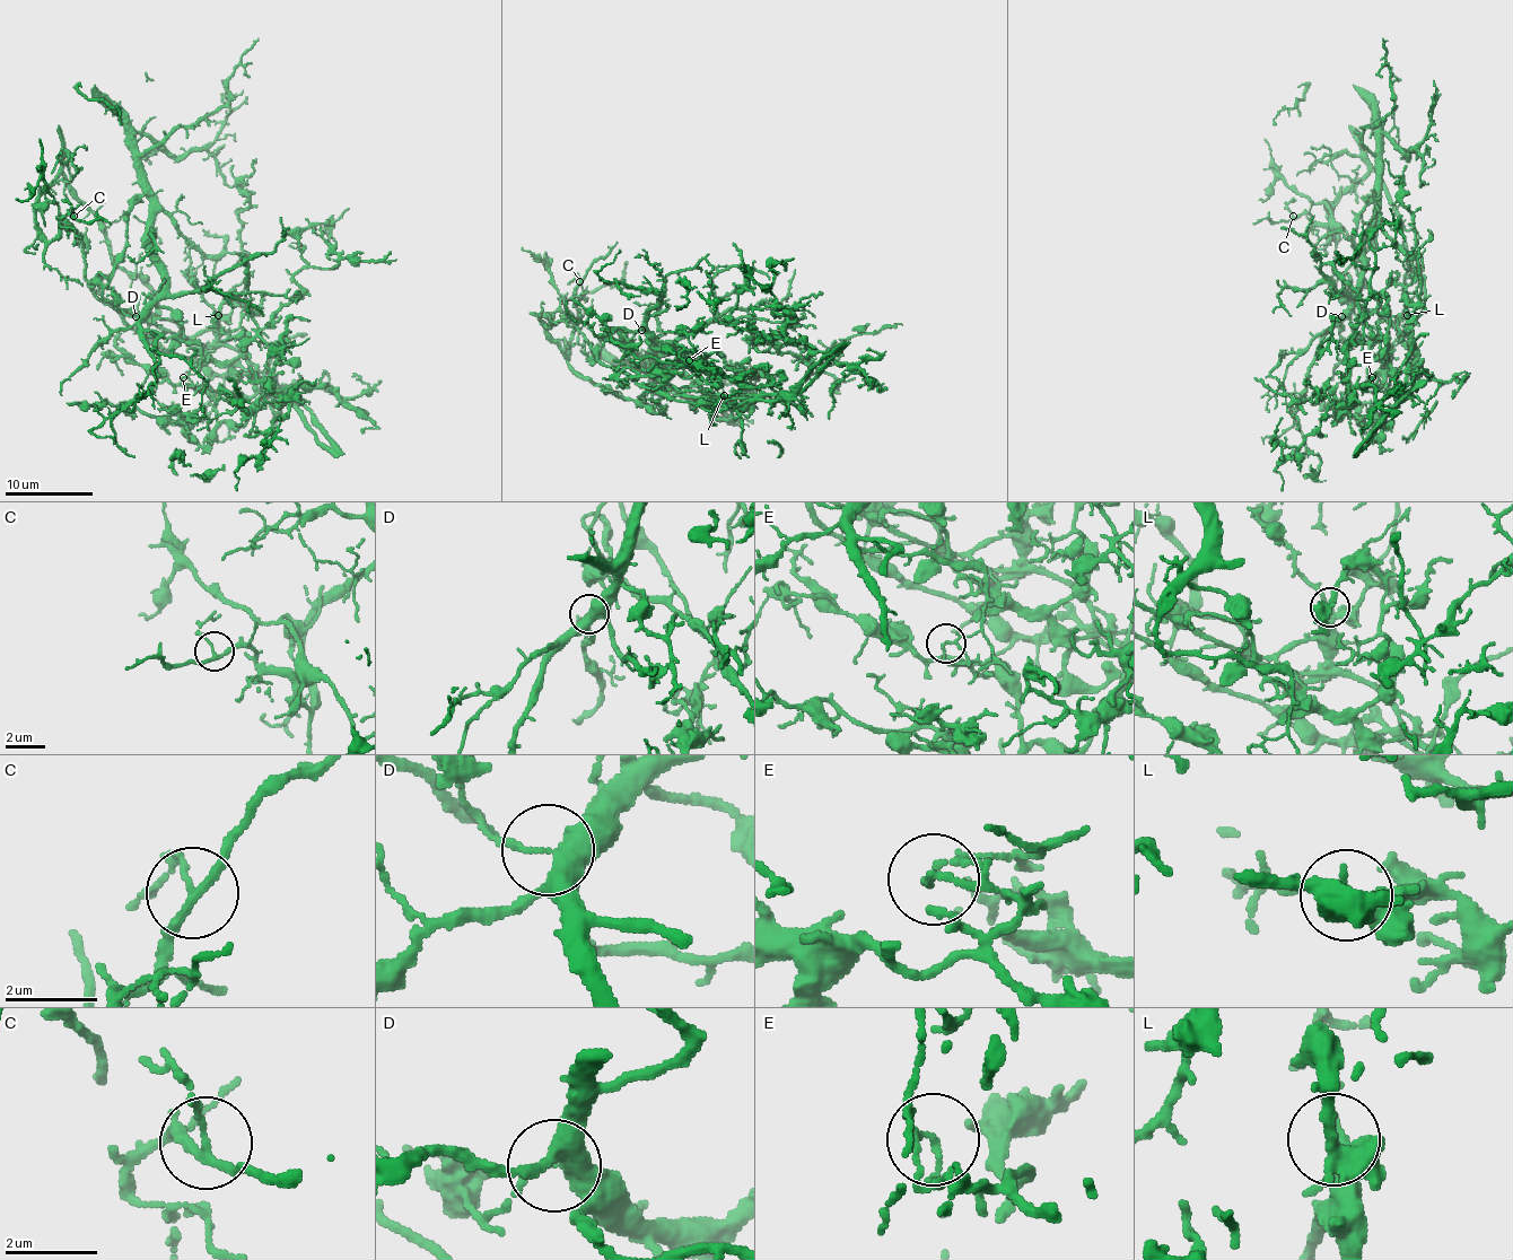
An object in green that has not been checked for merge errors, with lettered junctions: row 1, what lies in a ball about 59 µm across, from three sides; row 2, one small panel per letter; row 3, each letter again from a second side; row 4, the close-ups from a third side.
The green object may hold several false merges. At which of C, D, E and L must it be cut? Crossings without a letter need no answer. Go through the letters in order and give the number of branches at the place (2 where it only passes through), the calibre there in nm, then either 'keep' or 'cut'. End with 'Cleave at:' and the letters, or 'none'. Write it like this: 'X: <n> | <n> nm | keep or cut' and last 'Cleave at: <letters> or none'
C: 3 | 140 nm | keep
D: 4 | 380 nm | cut
E: 3 | 90 nm | cut
L: 4 | 320 nm | keep
Cleave at: D, E

